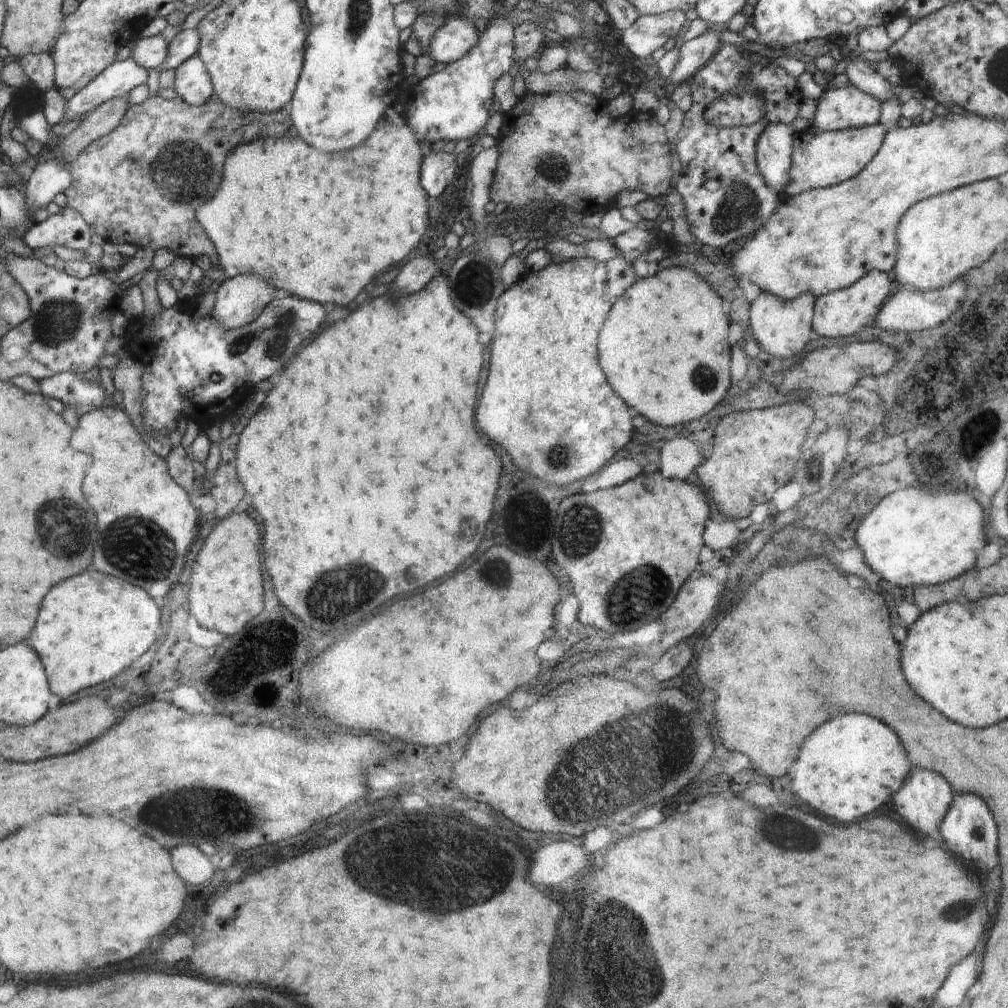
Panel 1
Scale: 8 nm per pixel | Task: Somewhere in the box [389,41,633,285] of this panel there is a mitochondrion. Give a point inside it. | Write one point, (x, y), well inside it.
(556, 172)

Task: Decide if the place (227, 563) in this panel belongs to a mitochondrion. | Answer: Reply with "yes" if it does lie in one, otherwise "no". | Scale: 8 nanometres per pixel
no

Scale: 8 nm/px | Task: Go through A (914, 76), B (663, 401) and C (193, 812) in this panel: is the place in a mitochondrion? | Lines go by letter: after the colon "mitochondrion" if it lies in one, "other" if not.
A: other
B: other
C: mitochondrion

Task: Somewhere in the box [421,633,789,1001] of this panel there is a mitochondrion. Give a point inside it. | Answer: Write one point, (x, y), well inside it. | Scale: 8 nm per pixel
(673, 750)

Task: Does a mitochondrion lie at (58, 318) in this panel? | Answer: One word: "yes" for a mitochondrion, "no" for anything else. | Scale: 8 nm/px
yes

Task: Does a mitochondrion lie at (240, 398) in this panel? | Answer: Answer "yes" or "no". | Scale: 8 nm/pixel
no

